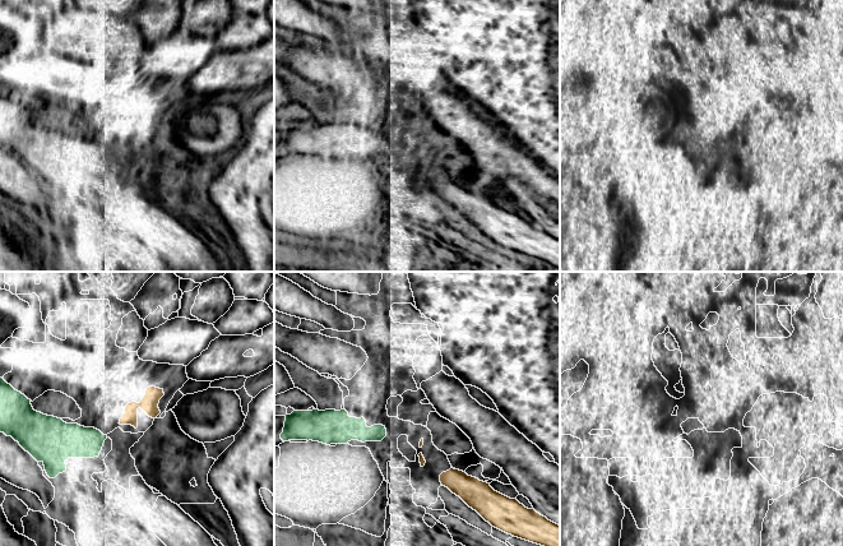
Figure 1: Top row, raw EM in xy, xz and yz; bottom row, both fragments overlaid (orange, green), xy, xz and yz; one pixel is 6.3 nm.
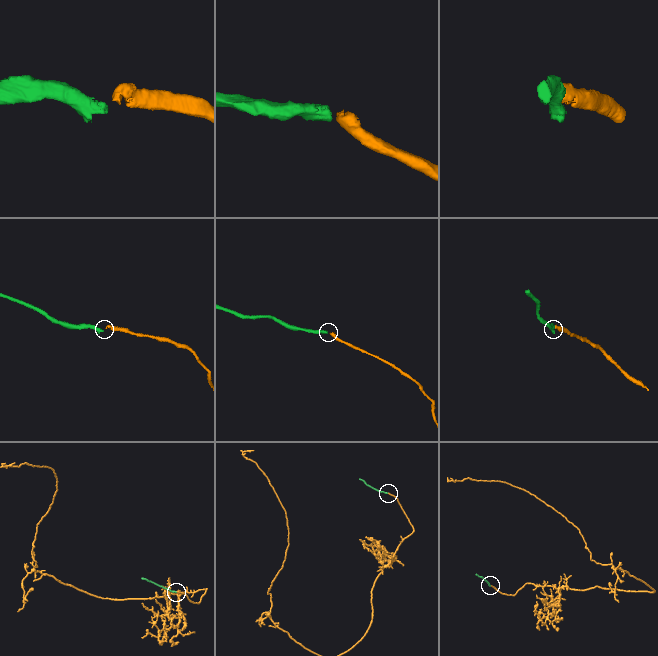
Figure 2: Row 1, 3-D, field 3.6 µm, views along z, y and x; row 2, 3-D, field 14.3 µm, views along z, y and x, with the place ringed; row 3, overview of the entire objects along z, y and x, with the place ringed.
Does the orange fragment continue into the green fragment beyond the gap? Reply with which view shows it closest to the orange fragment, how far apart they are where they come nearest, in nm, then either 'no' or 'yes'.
xy | 110 nm | no

